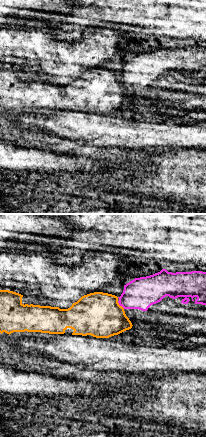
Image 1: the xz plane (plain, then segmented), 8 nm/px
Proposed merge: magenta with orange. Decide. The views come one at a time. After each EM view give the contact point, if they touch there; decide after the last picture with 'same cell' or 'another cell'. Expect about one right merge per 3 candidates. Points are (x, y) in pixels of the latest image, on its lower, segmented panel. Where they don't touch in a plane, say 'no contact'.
(120, 305)

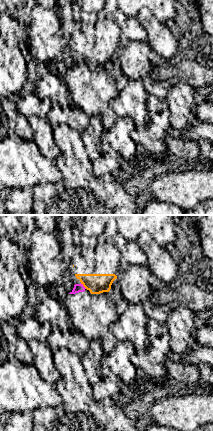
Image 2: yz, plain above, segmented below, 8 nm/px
(82, 285)

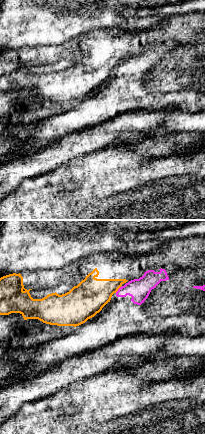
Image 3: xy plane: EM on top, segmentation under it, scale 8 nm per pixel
(118, 289)

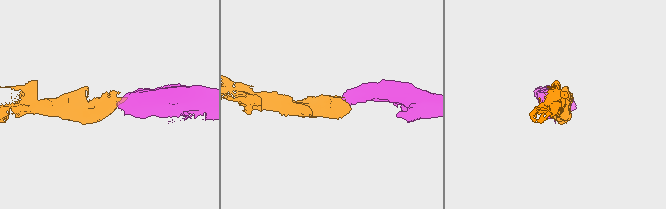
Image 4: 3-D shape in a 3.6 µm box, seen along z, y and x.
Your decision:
another cell

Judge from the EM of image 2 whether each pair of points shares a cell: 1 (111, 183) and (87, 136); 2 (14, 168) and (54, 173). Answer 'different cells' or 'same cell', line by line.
1: different cells
2: same cell

